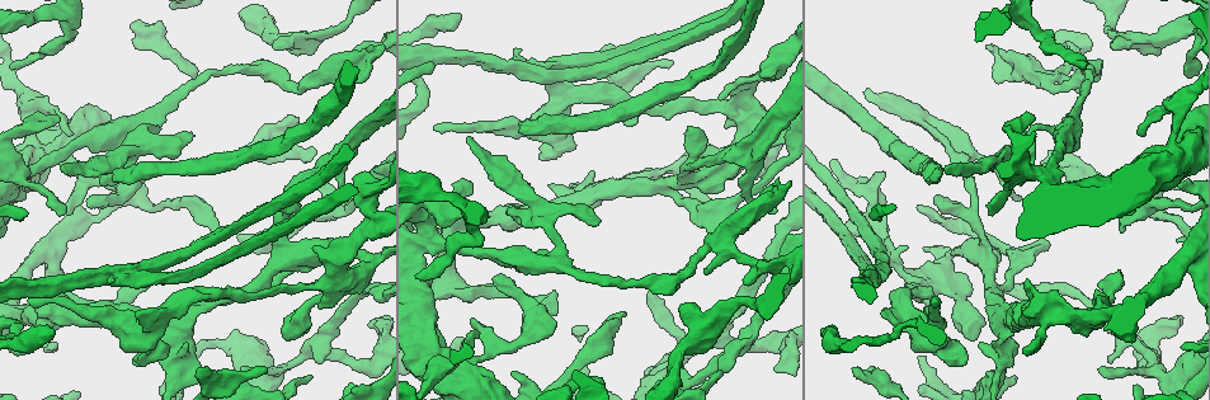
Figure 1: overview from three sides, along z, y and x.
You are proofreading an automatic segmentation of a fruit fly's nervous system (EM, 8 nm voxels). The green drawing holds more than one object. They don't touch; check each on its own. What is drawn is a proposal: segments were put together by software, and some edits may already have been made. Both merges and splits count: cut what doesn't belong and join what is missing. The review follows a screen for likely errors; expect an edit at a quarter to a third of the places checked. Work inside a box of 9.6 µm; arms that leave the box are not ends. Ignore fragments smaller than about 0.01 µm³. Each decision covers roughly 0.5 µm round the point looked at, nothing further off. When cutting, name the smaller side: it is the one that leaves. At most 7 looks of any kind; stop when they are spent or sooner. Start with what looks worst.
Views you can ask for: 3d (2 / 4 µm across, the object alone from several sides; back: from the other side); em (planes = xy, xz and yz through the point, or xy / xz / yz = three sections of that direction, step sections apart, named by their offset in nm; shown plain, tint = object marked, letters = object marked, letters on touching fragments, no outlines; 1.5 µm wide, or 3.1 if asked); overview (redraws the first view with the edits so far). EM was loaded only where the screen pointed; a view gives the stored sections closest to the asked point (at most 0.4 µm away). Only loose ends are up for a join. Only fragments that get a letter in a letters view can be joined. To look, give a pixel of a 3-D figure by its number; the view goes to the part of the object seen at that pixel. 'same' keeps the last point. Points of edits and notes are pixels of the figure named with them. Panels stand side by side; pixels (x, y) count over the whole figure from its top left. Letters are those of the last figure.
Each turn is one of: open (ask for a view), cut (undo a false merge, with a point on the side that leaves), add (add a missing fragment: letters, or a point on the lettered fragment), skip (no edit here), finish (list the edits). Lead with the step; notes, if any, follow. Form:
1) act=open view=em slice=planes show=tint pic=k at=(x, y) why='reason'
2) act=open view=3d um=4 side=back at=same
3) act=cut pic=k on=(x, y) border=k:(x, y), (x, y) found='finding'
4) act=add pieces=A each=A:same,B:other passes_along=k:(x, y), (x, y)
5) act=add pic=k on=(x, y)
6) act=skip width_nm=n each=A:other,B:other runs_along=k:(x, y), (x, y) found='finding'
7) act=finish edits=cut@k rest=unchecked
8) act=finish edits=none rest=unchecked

act=open view=3d um=2 pic=1 at=(114, 173) why='free end'

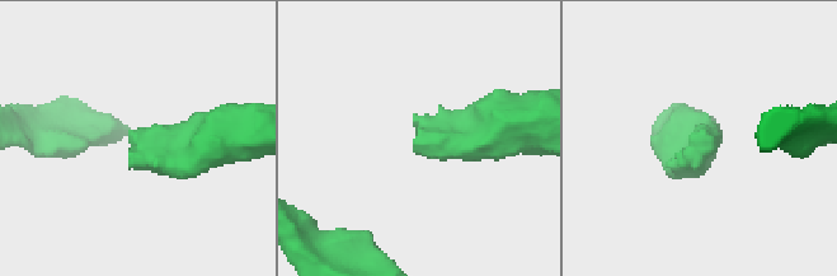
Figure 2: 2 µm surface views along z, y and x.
act=open view=em slice=planes show=tint pic=2 at=(132, 152)

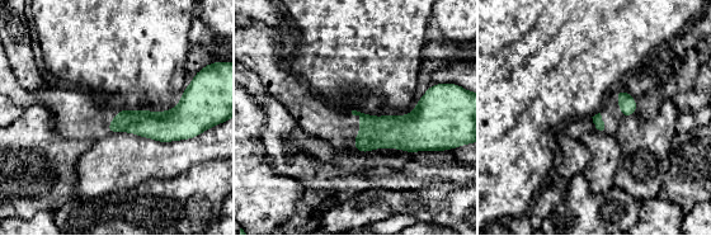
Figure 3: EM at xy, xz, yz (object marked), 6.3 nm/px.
act=open view=em slice=planes show=letters at=same why='what lies round it'

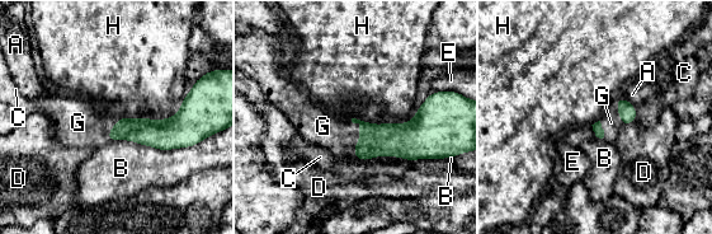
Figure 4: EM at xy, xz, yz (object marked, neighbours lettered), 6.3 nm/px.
act=add pieces=G each=A:other,B:other,C:other,D:other,E:other,G:same,H:other found='the neuron continues'

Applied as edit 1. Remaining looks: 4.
act=open view=overview

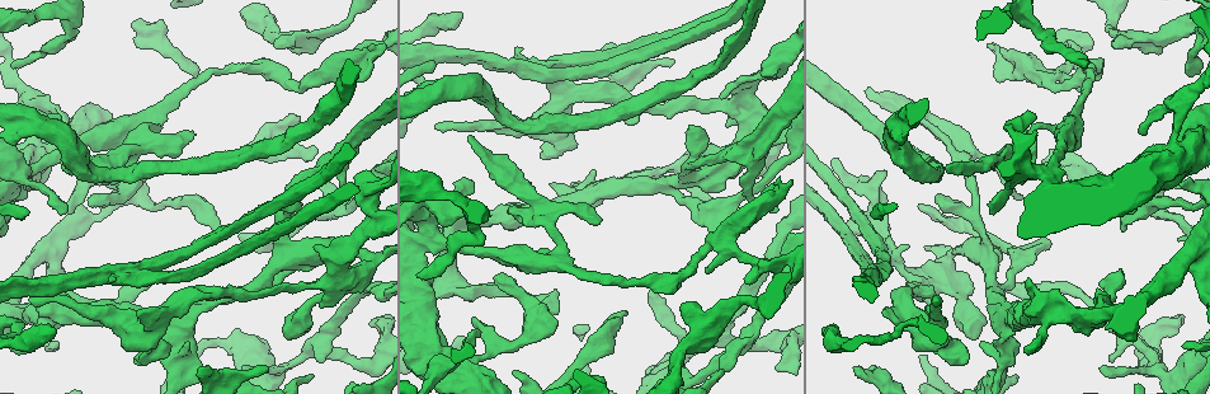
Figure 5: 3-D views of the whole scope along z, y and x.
act=open view=3d um=4 pic=5 at=(722, 375) why='branch stops here'

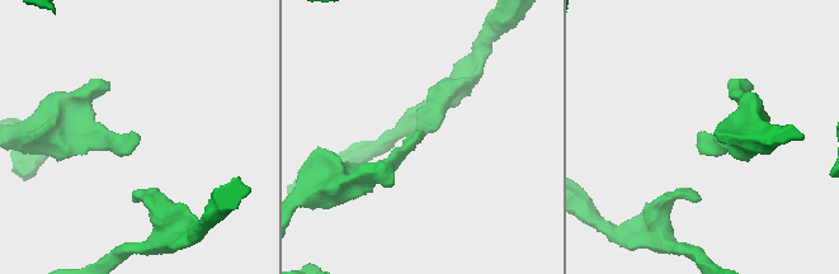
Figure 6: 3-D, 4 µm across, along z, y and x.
act=open view=em slice=yz step=4 show=letters pic=6 at=(418, 139) why='shape alone is not enough'

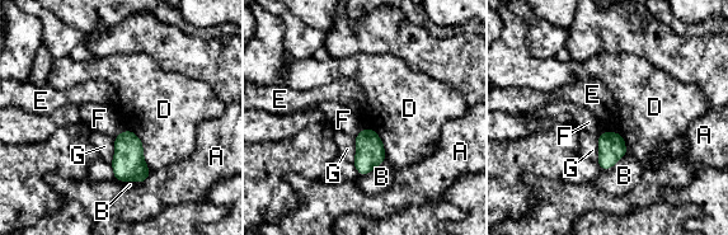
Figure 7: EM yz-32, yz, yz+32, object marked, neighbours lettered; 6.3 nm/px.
act=open view=em slice=planes show=letters at=same why='cut it another way'

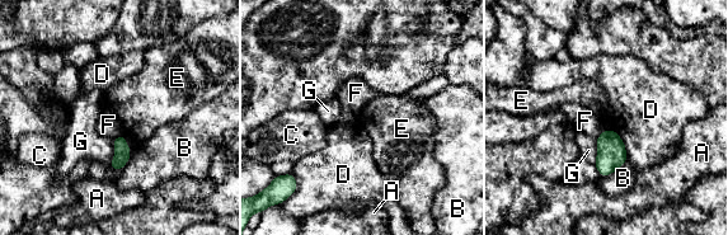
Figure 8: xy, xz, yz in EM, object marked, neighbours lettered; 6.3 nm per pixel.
act=skip each=A:other,B:other,C:other,D:other,E:other,F:other,G:other border=8:(605, 128), (613, 130) found='no lettered fragment goes on from it'

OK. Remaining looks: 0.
act=finish edits=add@4 rest=unchecked

